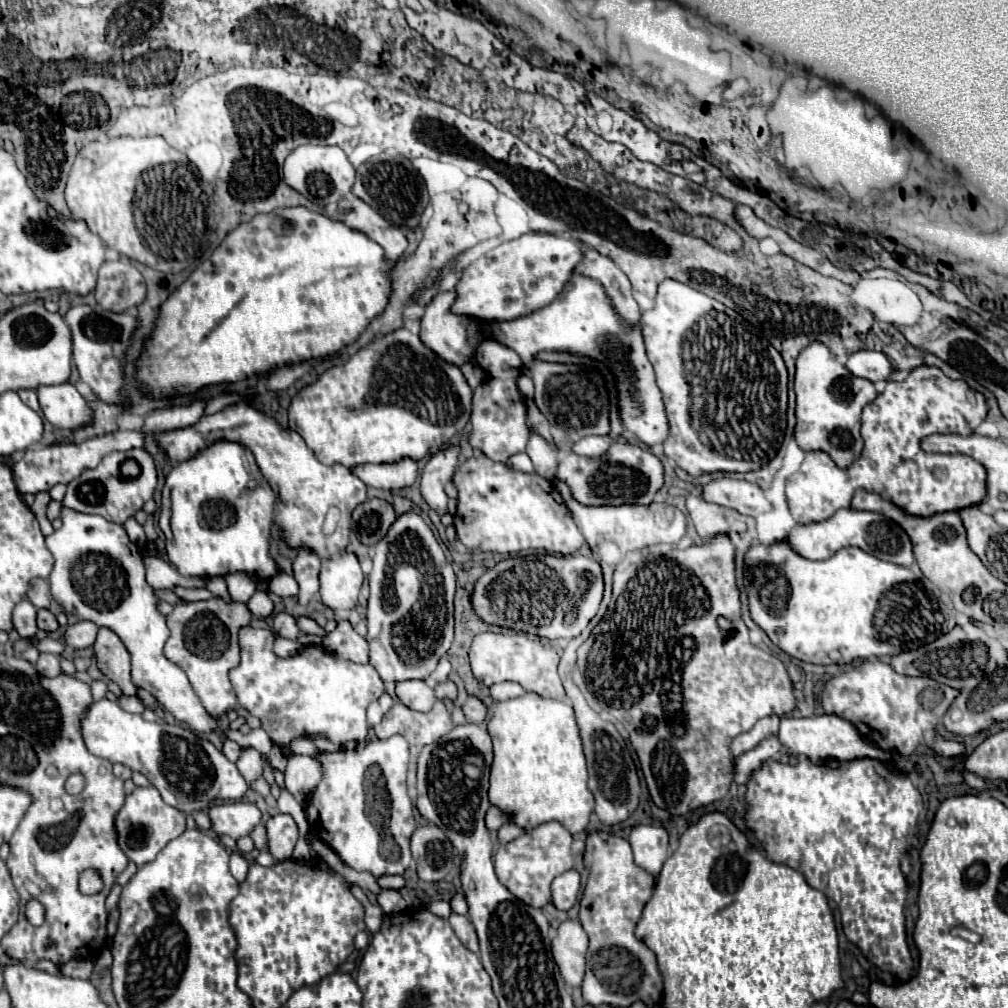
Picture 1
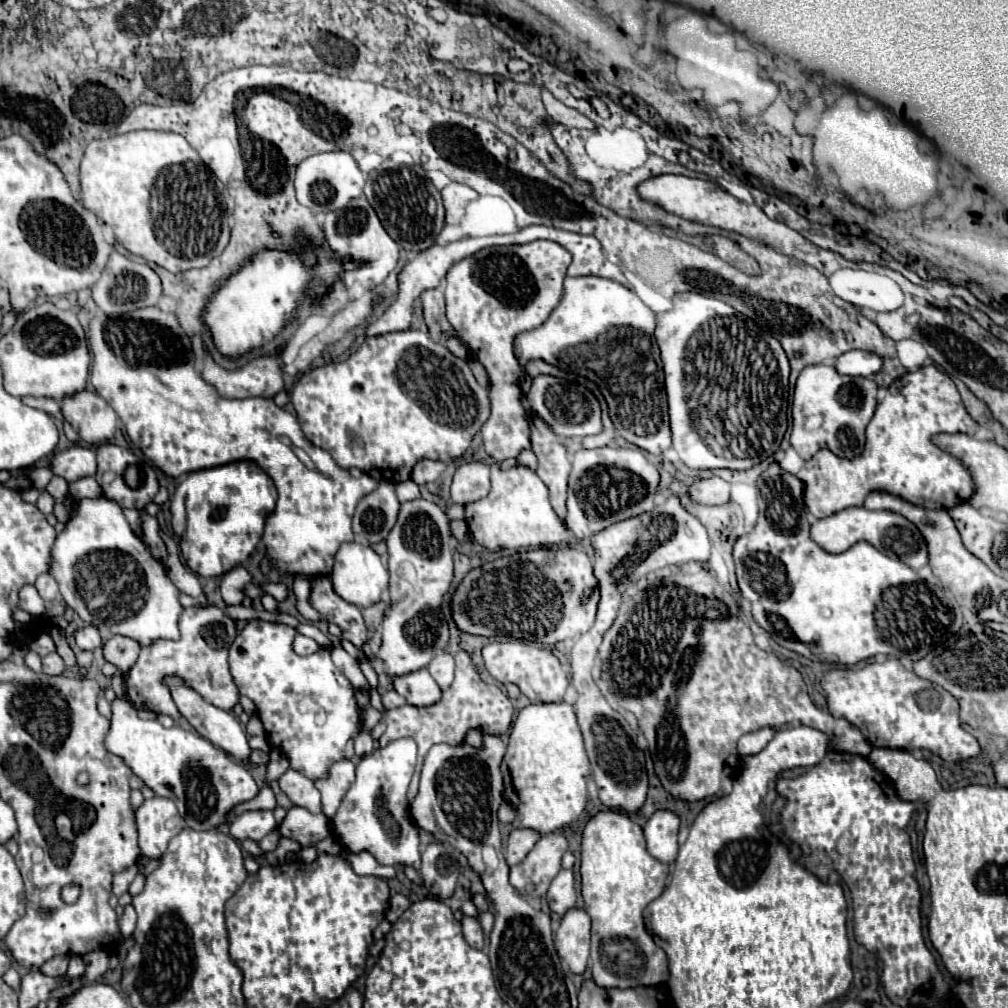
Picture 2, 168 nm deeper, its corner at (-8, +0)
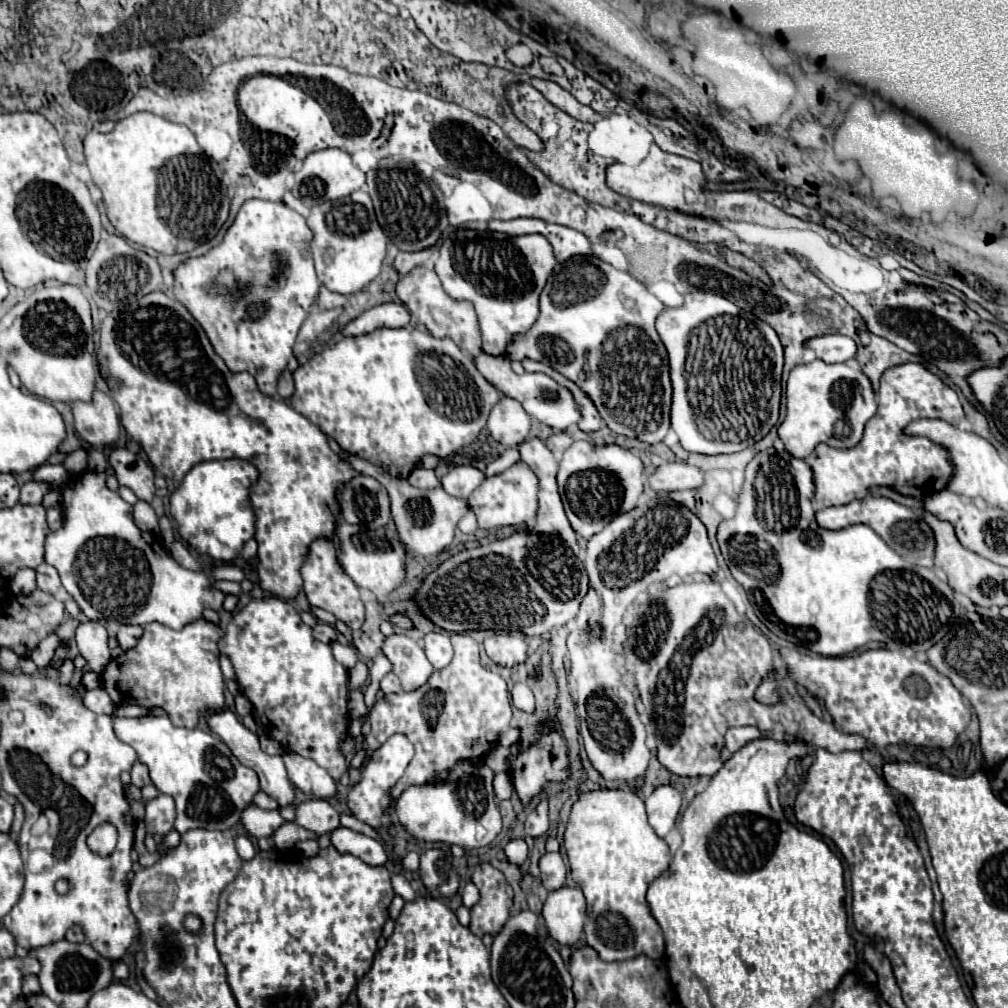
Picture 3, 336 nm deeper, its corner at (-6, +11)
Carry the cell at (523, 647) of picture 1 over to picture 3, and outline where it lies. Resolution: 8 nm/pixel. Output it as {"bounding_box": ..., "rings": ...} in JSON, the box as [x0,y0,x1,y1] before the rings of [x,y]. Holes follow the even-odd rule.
{"bounding_box":[483,634,527,666],"rings":[[[493,634],[483,642],[487,656],[499,666],[515,666],[525,662],[527,644],[521,636],[515,634]]]}

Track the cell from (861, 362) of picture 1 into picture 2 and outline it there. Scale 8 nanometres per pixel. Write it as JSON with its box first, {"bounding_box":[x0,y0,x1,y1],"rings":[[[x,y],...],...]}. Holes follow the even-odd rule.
{"bounding_box":[835,351,881,377],"rings":[[[847,351],[837,359],[835,369],[841,375],[851,375],[851,377],[877,375],[881,371],[881,357],[865,351]]]}

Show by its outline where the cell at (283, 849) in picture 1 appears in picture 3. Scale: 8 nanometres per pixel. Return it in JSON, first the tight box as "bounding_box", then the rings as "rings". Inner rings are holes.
{"bounding_box":[295,800,339,834],"rings":[[[309,800],[297,806],[295,822],[317,834],[331,834],[339,828],[339,810],[329,800]]]}

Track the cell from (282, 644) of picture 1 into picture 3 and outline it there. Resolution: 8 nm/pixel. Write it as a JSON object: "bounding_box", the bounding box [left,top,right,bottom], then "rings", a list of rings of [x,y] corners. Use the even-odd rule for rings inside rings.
{"bounding_box":[313,622,337,644],"rings":[[[319,622],[319,624],[313,628],[313,636],[315,636],[317,640],[321,640],[321,642],[331,644],[331,642],[337,640],[337,630],[335,630],[333,626],[329,626],[329,624]]]}

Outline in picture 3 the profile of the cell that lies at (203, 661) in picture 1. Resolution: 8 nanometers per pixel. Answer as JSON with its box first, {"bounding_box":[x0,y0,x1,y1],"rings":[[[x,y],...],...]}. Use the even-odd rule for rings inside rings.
{"bounding_box":[101,620,225,728],"rings":[[[197,620],[181,630],[171,630],[159,622],[145,626],[137,646],[113,658],[101,672],[101,688],[115,706],[139,704],[143,708],[163,708],[173,726],[191,728],[207,712],[223,708],[225,680],[219,668],[217,642],[223,630],[211,622]]]}

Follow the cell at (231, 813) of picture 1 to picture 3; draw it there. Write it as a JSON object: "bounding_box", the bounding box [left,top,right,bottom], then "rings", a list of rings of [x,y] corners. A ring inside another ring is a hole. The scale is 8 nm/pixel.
{"bounding_box":[243,804,285,838],"rings":[[[251,804],[245,812],[243,812],[243,828],[255,836],[255,838],[263,838],[273,834],[281,824],[285,824],[285,820],[281,818],[279,810],[261,810],[259,806]]]}

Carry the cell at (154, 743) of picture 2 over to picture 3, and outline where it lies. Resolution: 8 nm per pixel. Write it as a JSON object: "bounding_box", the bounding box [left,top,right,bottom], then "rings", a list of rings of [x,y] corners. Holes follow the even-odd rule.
{"bounding_box":[113,714,259,834],"rings":[[[113,714],[113,726],[115,736],[133,746],[139,760],[149,766],[157,790],[175,800],[177,832],[185,834],[193,828],[225,832],[241,824],[243,810],[253,804],[253,796],[259,792],[259,778],[231,754],[221,738],[199,728],[177,728],[167,716],[145,716],[137,720]]]}

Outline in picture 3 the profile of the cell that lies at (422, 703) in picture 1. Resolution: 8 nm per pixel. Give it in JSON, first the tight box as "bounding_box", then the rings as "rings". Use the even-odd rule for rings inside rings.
{"bounding_box":[383,634,433,692],"rings":[[[405,634],[389,636],[385,640],[383,654],[391,660],[393,672],[401,680],[405,692],[423,686],[433,672],[433,666],[427,660],[423,648]]]}

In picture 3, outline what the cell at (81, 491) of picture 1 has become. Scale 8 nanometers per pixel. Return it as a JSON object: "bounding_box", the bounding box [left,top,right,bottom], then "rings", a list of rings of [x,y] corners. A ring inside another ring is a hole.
{"bounding_box":[109,448,155,496],"rings":[[[115,448],[111,450],[109,464],[115,470],[119,484],[129,486],[135,496],[155,496],[153,470],[137,454],[129,452],[127,448]]]}

